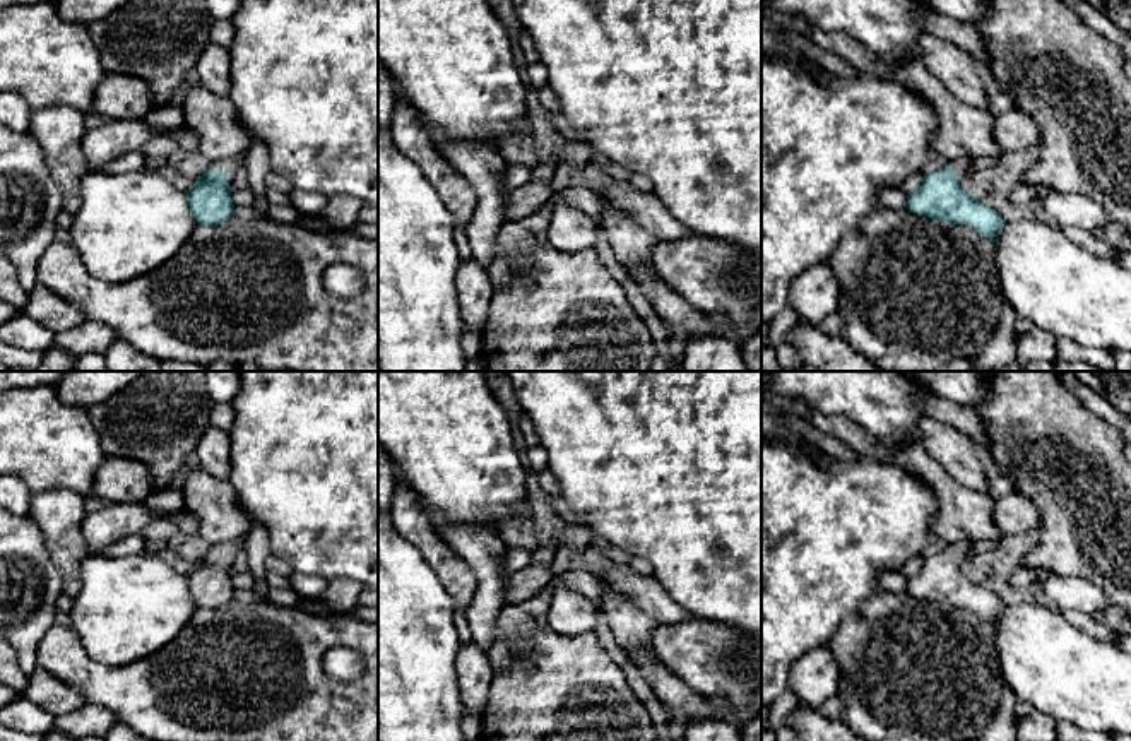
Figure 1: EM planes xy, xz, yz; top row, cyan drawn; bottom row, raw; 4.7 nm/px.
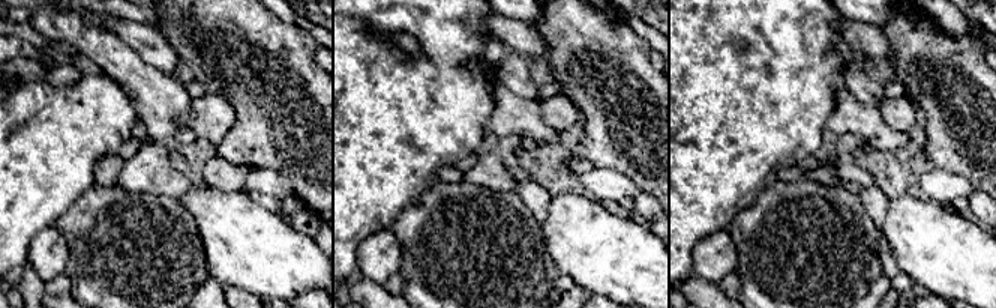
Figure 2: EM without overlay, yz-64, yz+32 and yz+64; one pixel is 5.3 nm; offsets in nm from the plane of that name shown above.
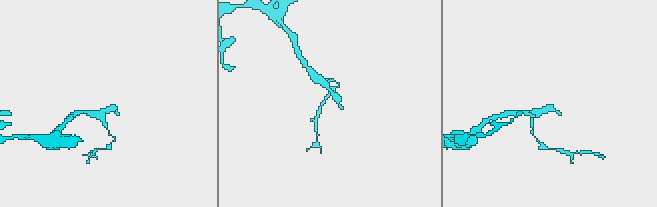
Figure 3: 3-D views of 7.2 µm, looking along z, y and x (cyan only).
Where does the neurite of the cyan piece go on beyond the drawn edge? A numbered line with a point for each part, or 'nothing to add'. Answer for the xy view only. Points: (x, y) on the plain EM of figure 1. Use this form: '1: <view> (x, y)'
1: xy (231, 548)

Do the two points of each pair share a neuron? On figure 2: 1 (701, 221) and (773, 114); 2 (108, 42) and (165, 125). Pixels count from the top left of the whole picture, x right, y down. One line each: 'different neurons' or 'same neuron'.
1: same neuron
2: same neuron

